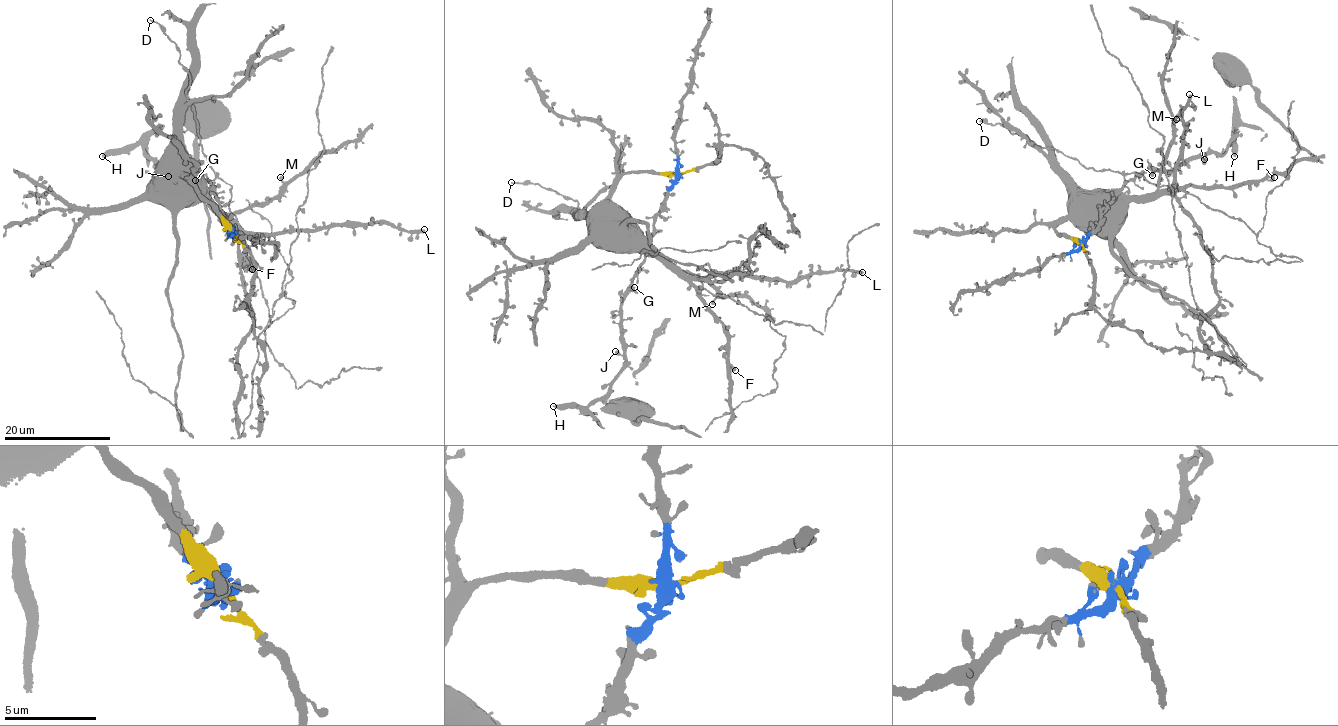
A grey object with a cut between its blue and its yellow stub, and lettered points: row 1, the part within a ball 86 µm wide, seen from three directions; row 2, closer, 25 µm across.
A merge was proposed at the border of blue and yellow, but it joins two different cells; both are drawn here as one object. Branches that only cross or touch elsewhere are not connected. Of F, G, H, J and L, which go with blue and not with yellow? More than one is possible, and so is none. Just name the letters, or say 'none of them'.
G, H, J

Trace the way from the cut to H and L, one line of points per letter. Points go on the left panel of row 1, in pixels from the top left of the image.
H: (232, 232), (221, 218), (219, 200), (208, 180), (183, 174), (174, 182), (140, 144), (108, 150), (101, 155)
L: (232, 232), (182, 176), (234, 223), (259, 234), (375, 222), (425, 230)

